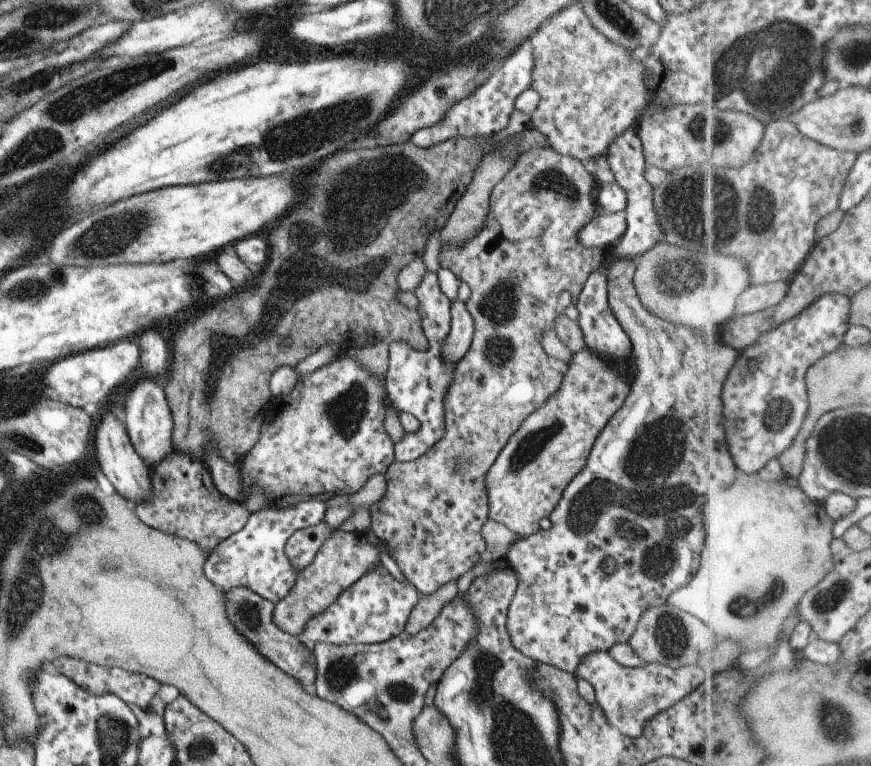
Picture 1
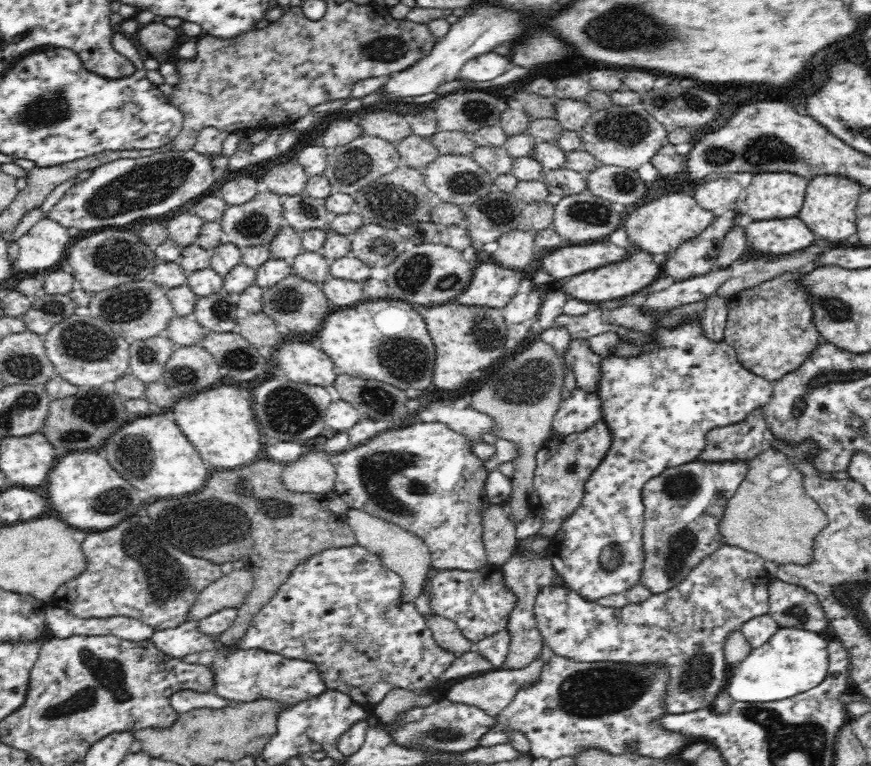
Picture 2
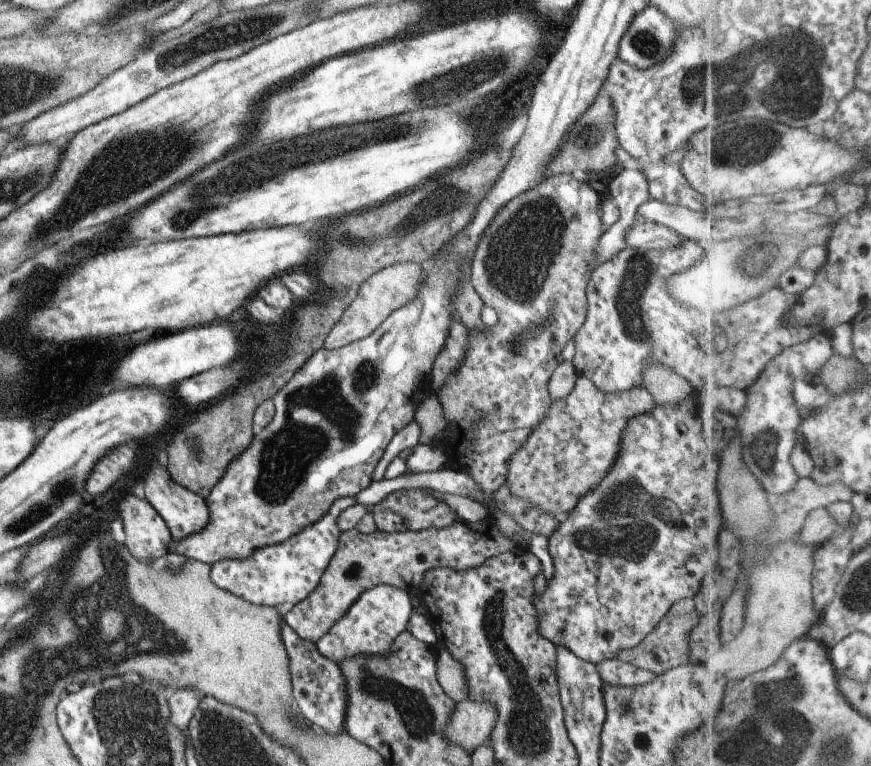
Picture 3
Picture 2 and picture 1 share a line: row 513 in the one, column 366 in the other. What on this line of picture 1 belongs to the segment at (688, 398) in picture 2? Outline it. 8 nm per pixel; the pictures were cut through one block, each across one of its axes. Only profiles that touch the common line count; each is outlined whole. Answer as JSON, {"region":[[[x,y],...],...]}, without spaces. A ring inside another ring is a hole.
{"region":[[[380,565],[341,592],[324,612],[314,615],[305,624],[300,642],[312,649],[321,642],[331,645],[367,645],[387,641],[404,632],[410,611],[419,596],[409,582],[397,582]]]}

